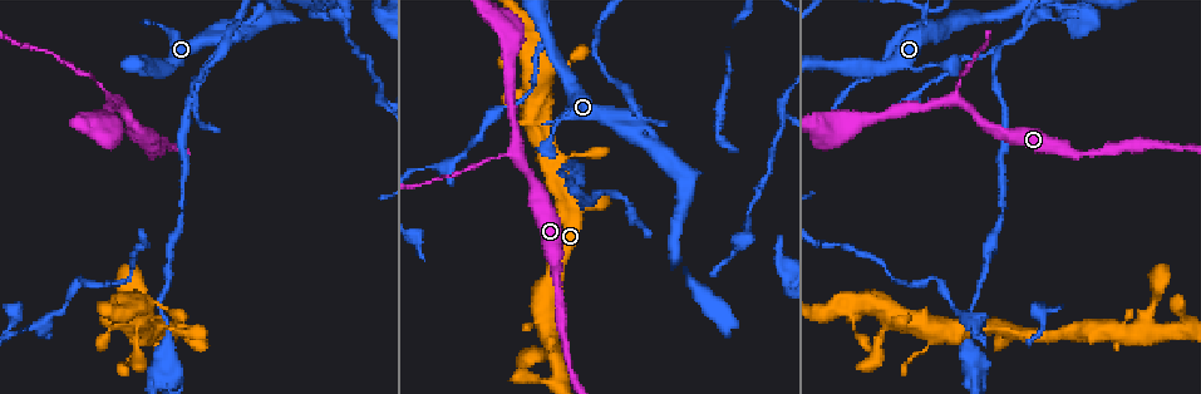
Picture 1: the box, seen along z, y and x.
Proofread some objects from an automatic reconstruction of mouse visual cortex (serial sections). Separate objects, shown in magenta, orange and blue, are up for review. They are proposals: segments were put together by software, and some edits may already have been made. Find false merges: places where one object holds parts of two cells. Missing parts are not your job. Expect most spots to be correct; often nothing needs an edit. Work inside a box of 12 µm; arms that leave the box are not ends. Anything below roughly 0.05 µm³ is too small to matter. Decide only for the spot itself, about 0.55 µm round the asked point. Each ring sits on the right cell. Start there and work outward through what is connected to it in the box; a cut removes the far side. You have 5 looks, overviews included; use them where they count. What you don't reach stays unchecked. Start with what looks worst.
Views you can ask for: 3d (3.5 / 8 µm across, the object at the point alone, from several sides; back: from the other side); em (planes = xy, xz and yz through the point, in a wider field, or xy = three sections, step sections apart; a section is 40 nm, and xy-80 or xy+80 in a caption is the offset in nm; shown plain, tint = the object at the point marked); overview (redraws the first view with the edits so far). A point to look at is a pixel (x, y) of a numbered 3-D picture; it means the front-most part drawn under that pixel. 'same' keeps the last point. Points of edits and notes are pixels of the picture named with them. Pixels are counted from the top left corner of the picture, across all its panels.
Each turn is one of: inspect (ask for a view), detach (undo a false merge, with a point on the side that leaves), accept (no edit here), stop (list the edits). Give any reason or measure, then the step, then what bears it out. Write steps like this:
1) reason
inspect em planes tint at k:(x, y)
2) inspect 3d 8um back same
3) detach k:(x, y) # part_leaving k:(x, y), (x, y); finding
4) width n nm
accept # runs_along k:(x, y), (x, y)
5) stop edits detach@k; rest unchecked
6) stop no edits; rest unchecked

a narrow waist
inspect 3d 3.5um at 1:(93, 79)

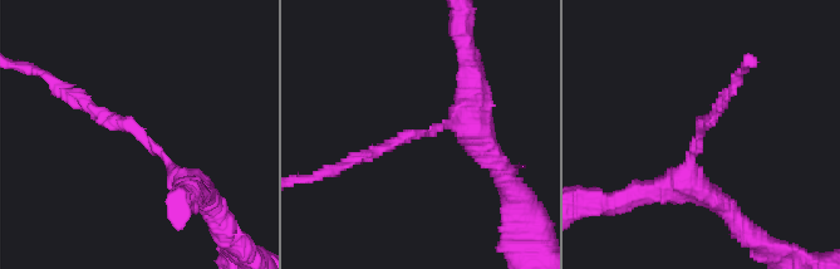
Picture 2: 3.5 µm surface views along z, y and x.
arm_widths 150, 250 nm
inspect em xy step 5 tint at 2:(136, 135)

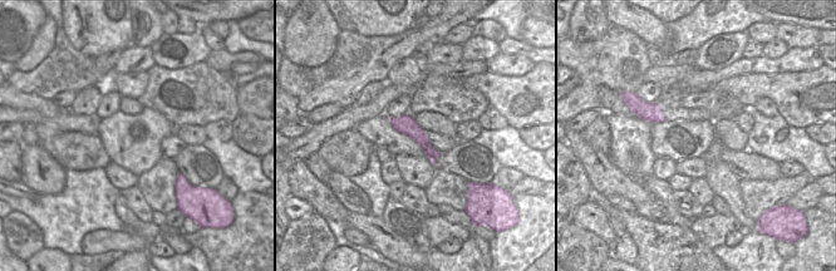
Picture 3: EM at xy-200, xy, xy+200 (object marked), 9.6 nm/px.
width 180 nm
accept # runs_along 3:(394, 121), (406, 124), (433, 157); continuous, no second cell

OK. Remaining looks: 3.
sharp bend
inspect 3d 8um at 1:(232, 29)

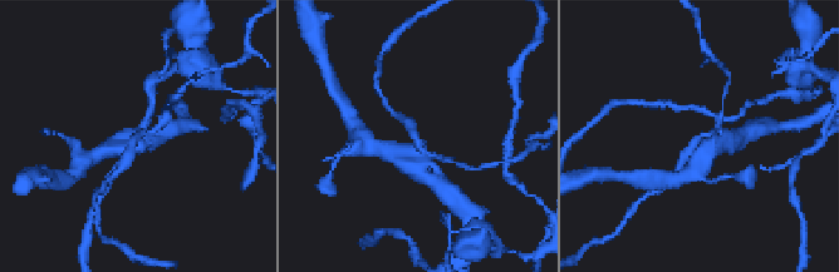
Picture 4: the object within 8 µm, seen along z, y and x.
zoom in
inspect 3d 3.5um at 4:(422, 139)

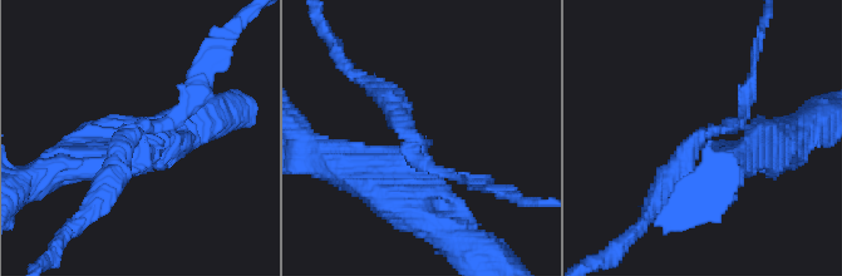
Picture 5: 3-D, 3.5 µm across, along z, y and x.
inspect em xy step 2 tint at 5:(134, 142)

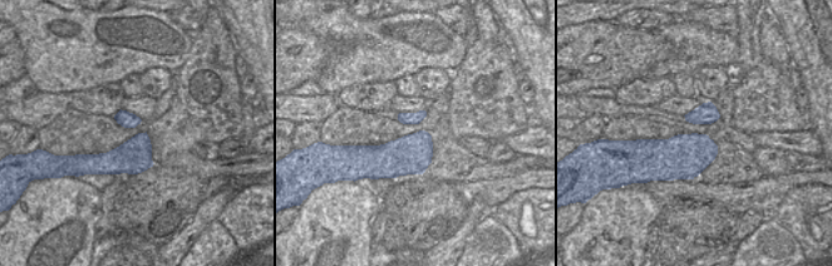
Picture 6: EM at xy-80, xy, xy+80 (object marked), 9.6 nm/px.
detach 5:(675, 162) # part_leaving 5:(703, 141), (678, 164), (643, 226); two cells meet here

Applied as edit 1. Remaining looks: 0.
stop edits detach@5; rest unchecked

